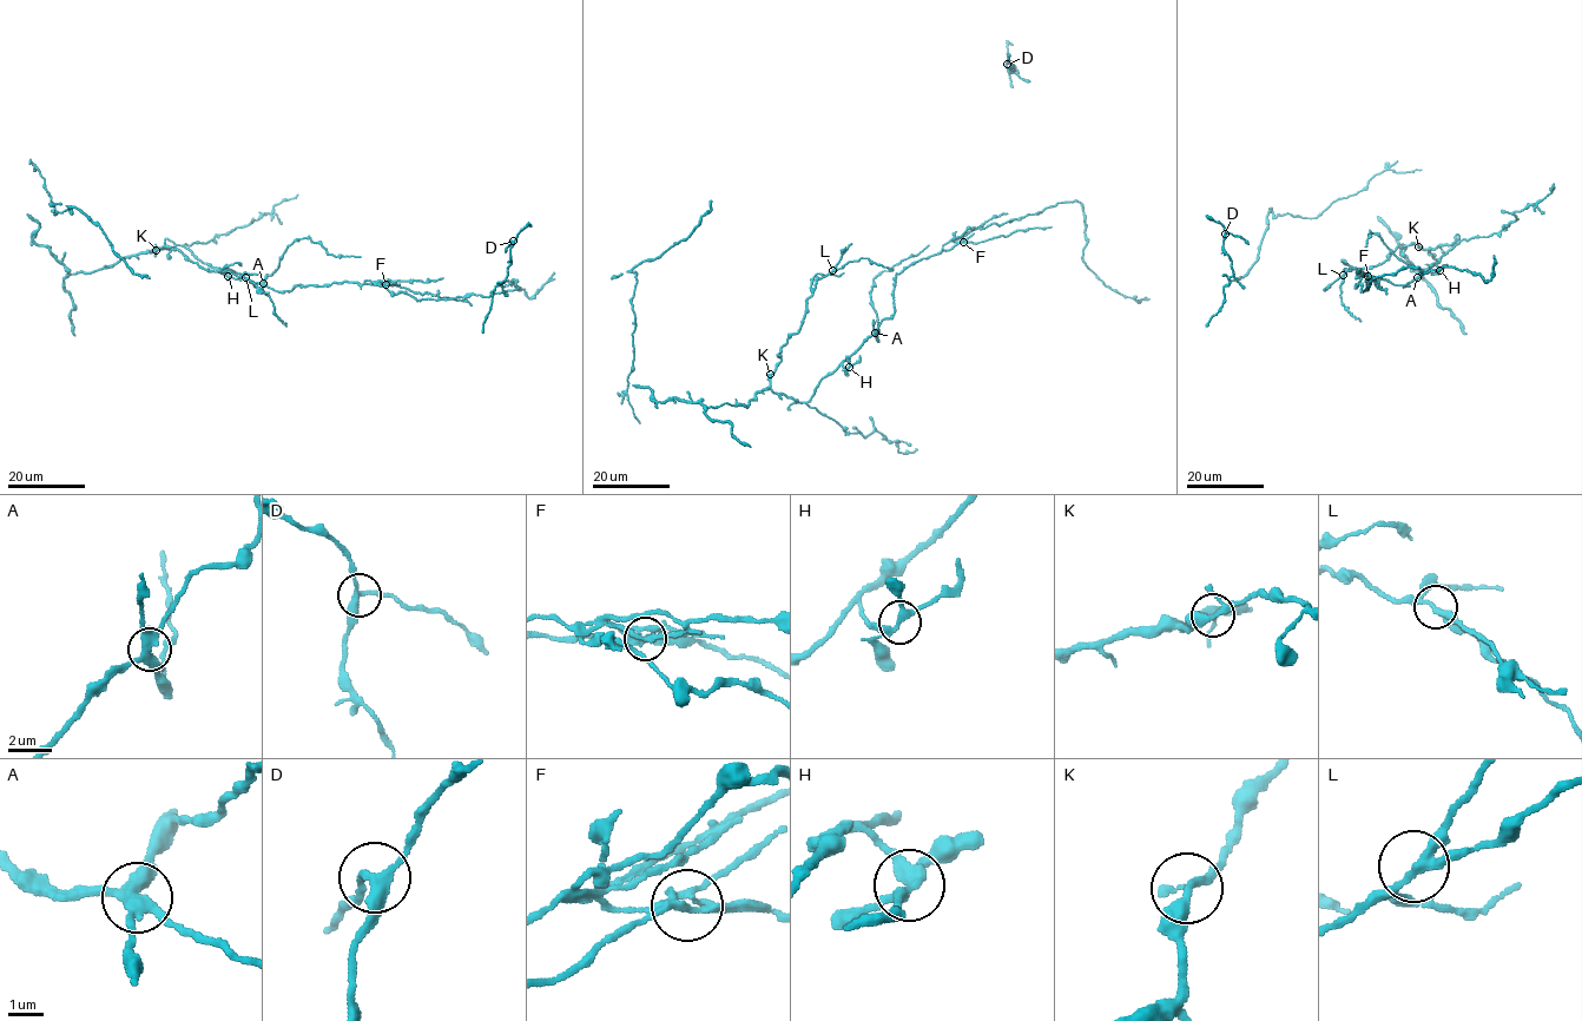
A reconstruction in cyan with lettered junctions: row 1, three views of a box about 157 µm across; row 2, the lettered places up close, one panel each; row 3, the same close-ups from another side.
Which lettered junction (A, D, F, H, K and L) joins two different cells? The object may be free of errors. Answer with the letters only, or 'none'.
F

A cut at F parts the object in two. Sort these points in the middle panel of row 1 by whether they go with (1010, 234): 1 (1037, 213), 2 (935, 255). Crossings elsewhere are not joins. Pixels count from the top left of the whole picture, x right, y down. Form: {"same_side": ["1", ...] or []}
{"same_side": ["2"]}

